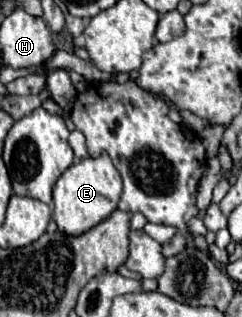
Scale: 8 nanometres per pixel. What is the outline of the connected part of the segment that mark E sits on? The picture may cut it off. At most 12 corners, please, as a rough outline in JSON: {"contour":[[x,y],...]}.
{"contour":[[80,159],[54,185],[52,219],[78,237],[116,209],[112,159]]}

